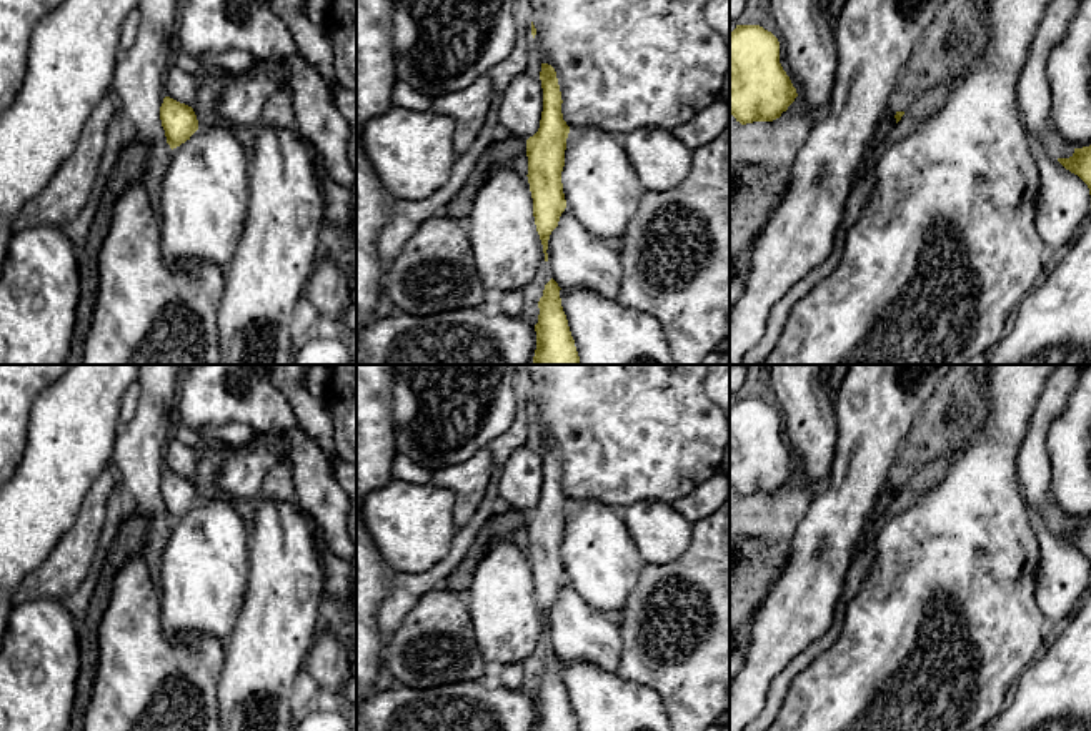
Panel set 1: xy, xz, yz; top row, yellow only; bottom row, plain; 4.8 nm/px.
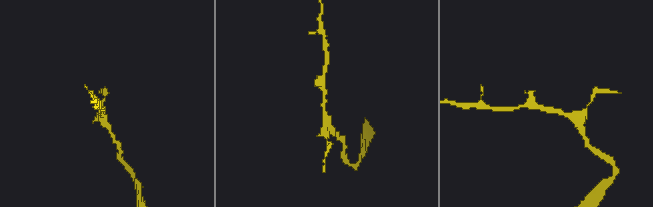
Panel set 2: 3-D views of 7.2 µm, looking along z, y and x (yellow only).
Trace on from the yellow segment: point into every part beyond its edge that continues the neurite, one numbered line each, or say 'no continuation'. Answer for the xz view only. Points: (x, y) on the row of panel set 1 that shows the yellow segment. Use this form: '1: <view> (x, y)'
no continuation

